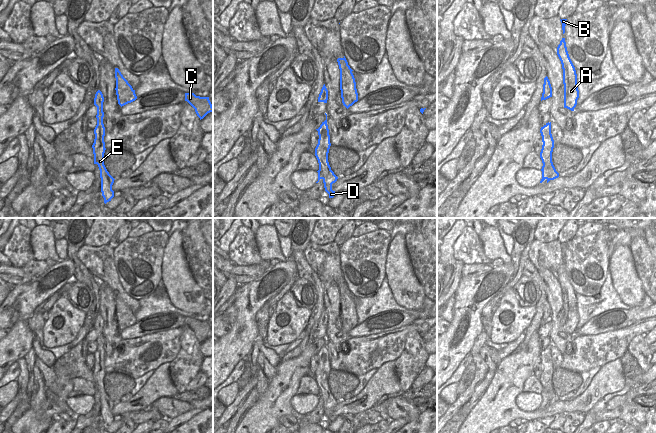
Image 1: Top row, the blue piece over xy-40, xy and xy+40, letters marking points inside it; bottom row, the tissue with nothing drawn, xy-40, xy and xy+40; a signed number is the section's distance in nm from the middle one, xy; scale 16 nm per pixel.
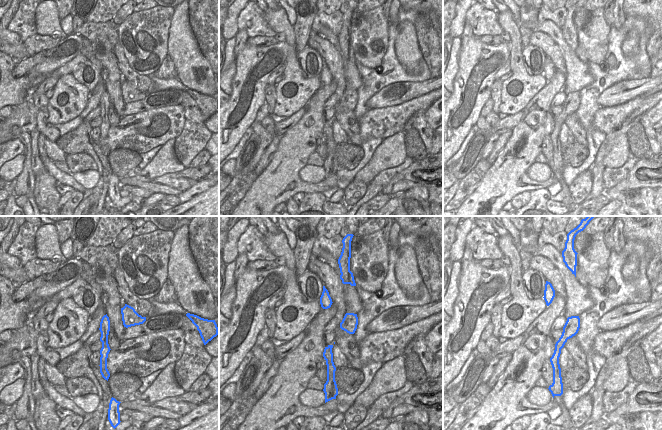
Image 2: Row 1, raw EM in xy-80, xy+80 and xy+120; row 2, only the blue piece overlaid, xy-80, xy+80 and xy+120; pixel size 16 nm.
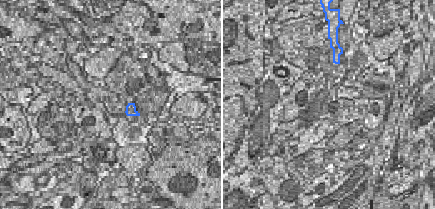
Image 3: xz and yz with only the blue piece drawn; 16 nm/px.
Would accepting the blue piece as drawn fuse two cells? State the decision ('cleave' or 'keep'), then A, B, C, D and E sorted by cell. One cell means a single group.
cleave; A B C / D E

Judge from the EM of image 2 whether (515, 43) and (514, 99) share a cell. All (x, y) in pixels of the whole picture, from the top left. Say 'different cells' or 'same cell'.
same cell

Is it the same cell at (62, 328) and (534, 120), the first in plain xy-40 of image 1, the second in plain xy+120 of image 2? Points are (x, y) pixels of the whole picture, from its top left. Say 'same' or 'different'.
different

